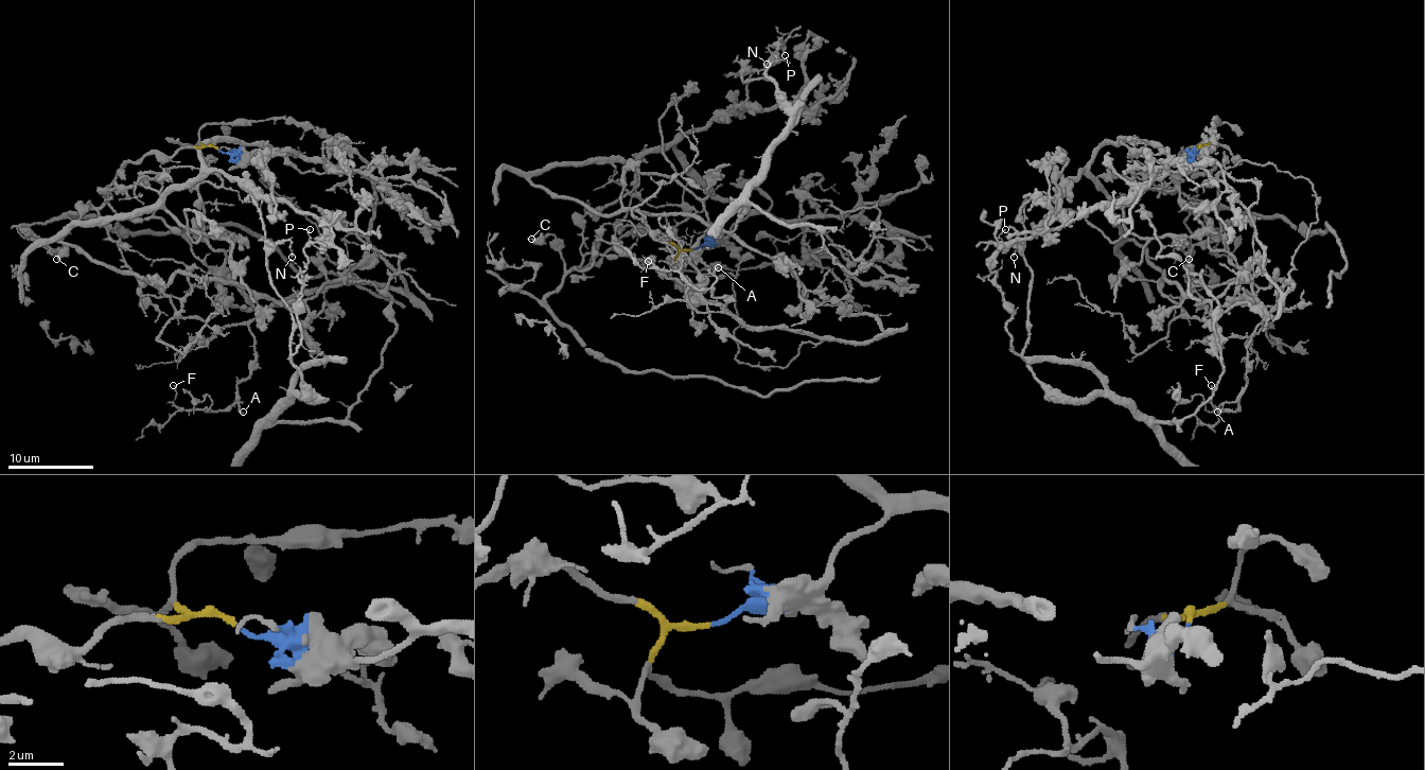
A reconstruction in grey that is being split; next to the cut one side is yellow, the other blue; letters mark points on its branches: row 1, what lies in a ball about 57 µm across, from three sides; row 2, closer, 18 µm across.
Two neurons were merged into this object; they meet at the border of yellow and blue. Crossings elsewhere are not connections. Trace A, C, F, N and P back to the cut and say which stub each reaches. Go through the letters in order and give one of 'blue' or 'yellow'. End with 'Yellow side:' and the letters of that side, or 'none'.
A: yellow
C: yellow
F: yellow
N: blue
P: blue
Yellow side: A, C, F

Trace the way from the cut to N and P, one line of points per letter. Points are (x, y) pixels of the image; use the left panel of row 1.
N: (218, 149), (252, 161), (271, 153), (221, 140), (201, 153), (271, 193), (265, 238), (288, 240), (293, 257)
P: (218, 149), (252, 161), (271, 153), (216, 140), (201, 159), (271, 193), (265, 261), (293, 353), (310, 229)

